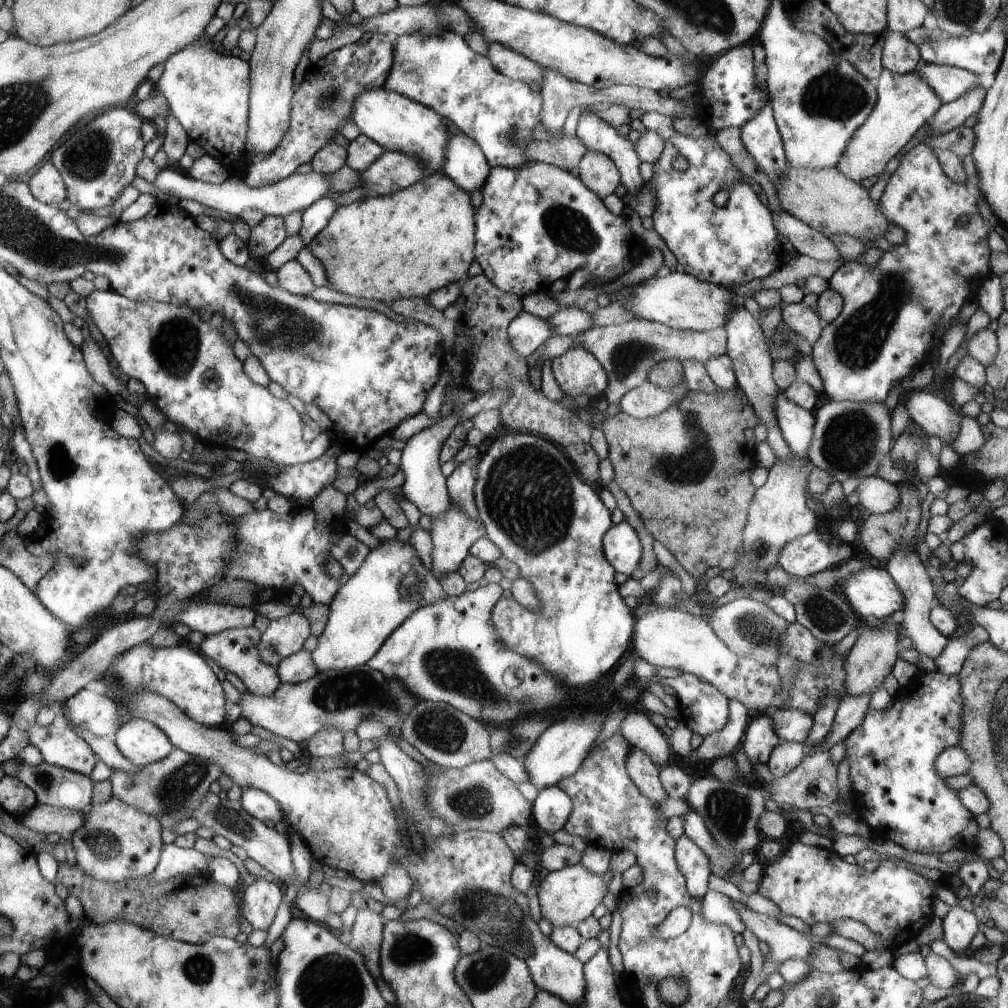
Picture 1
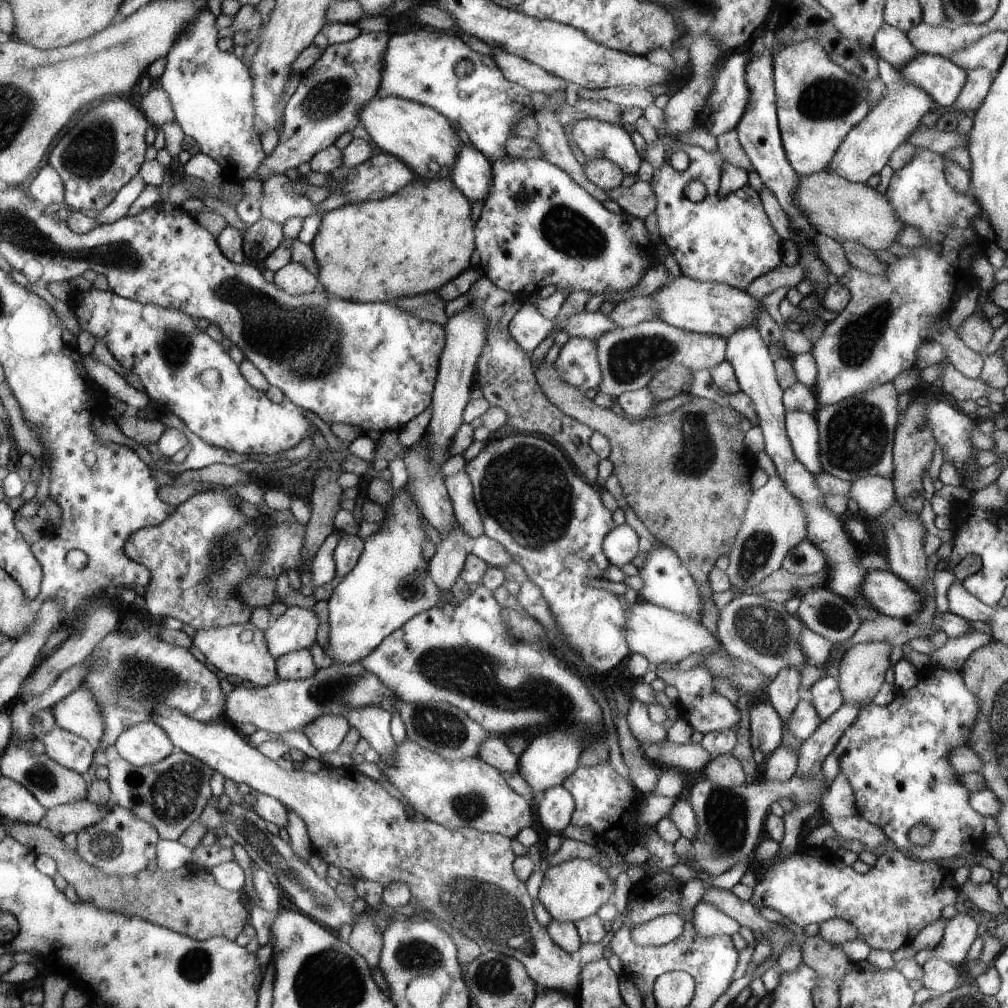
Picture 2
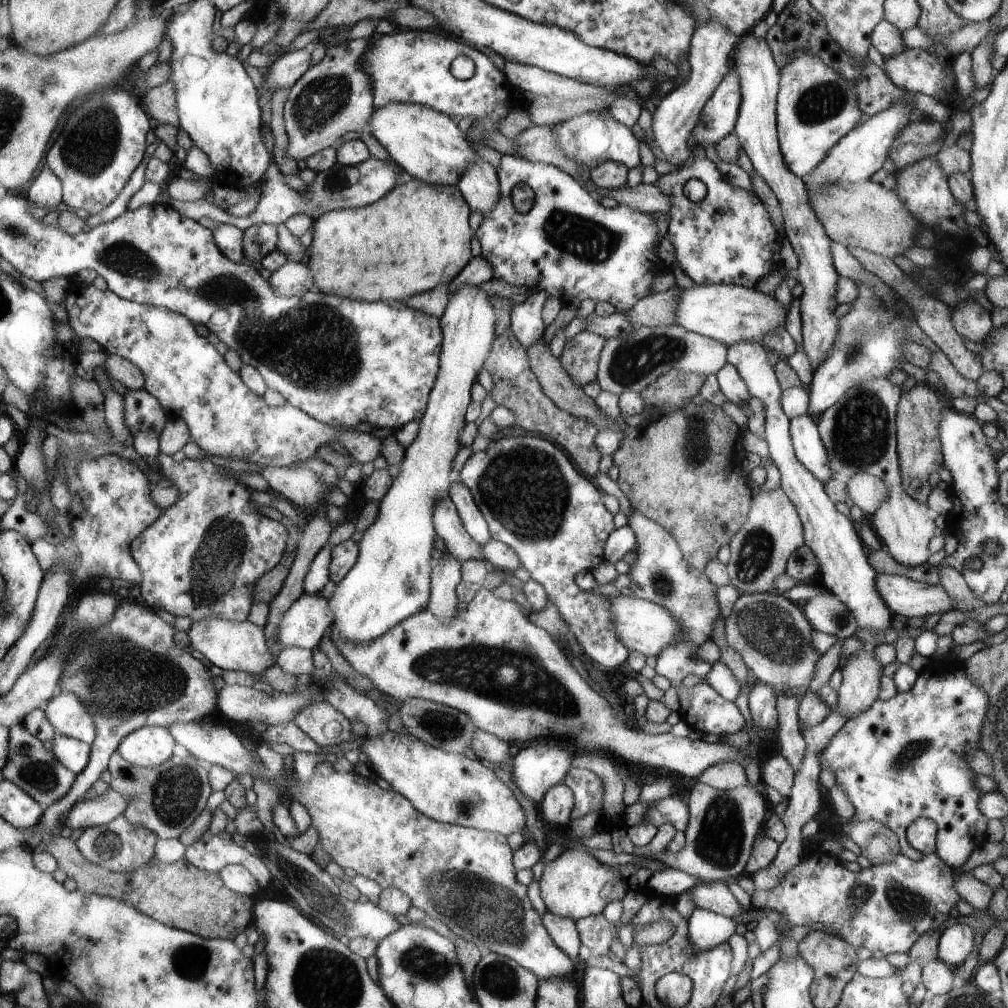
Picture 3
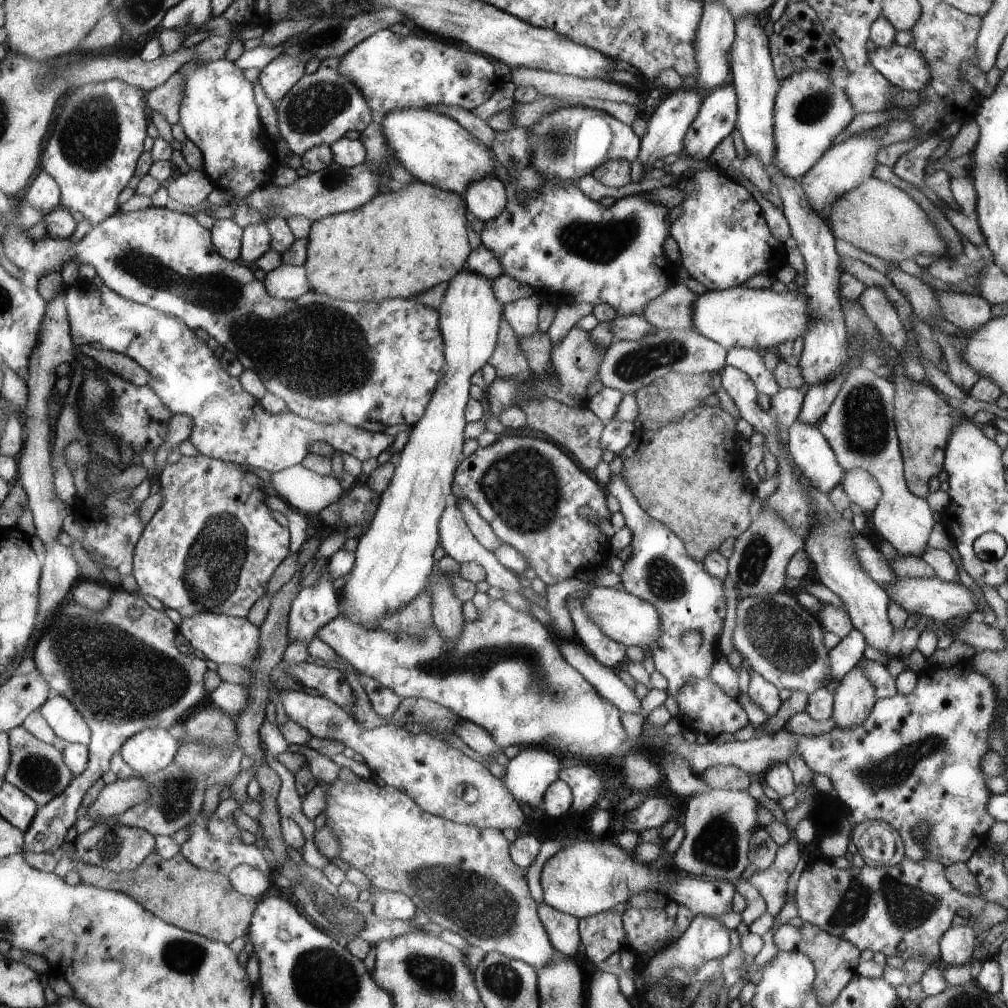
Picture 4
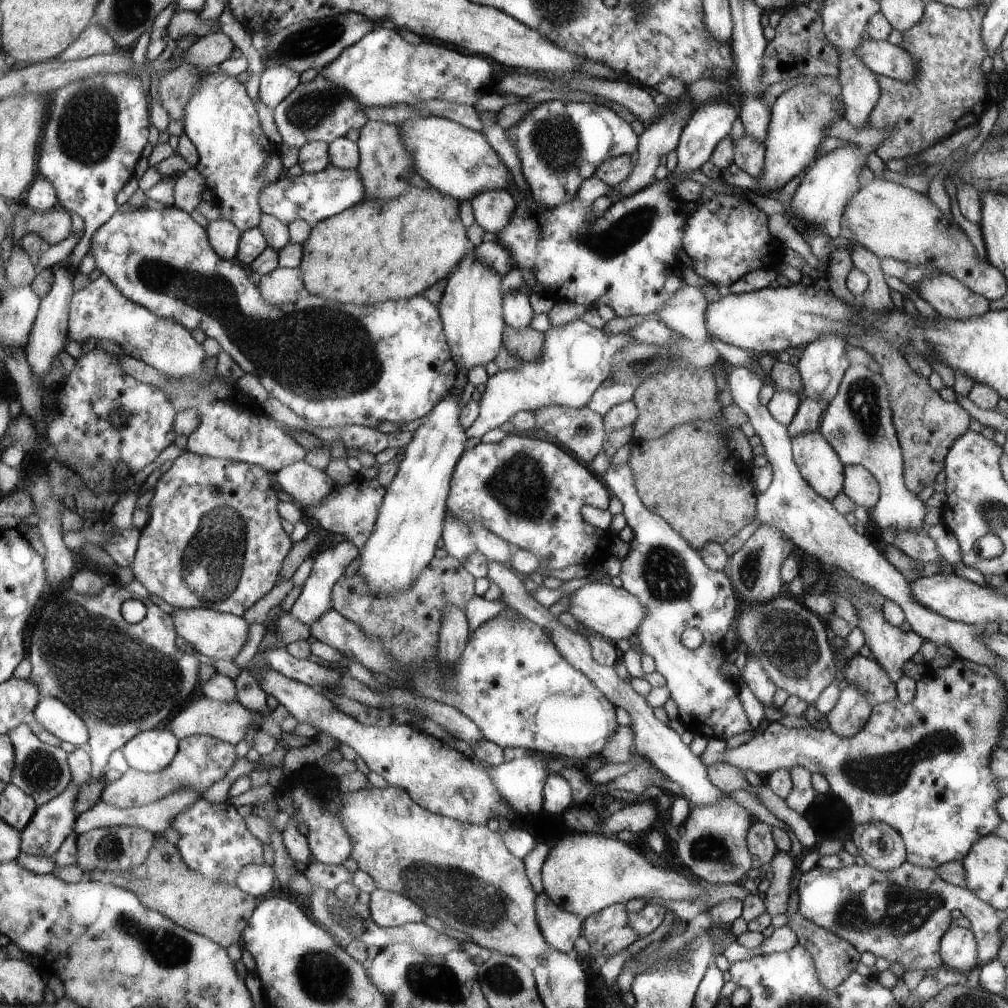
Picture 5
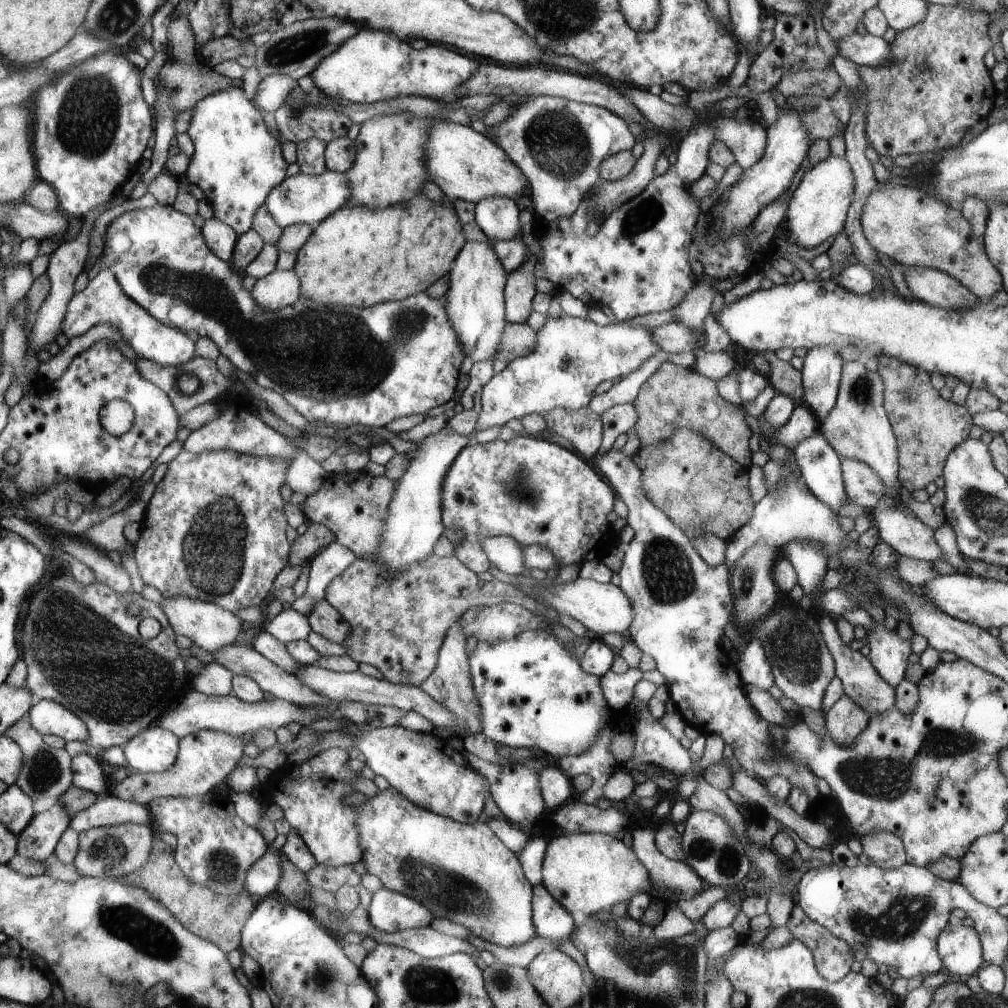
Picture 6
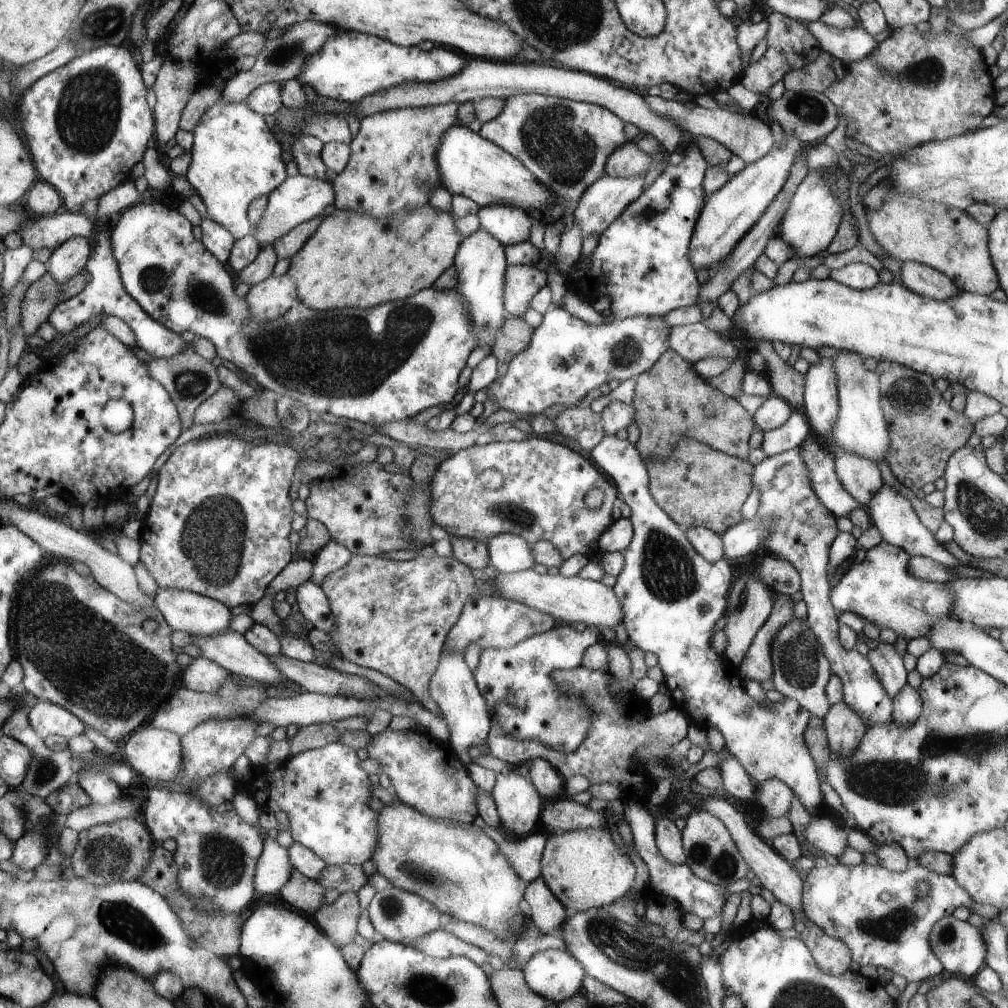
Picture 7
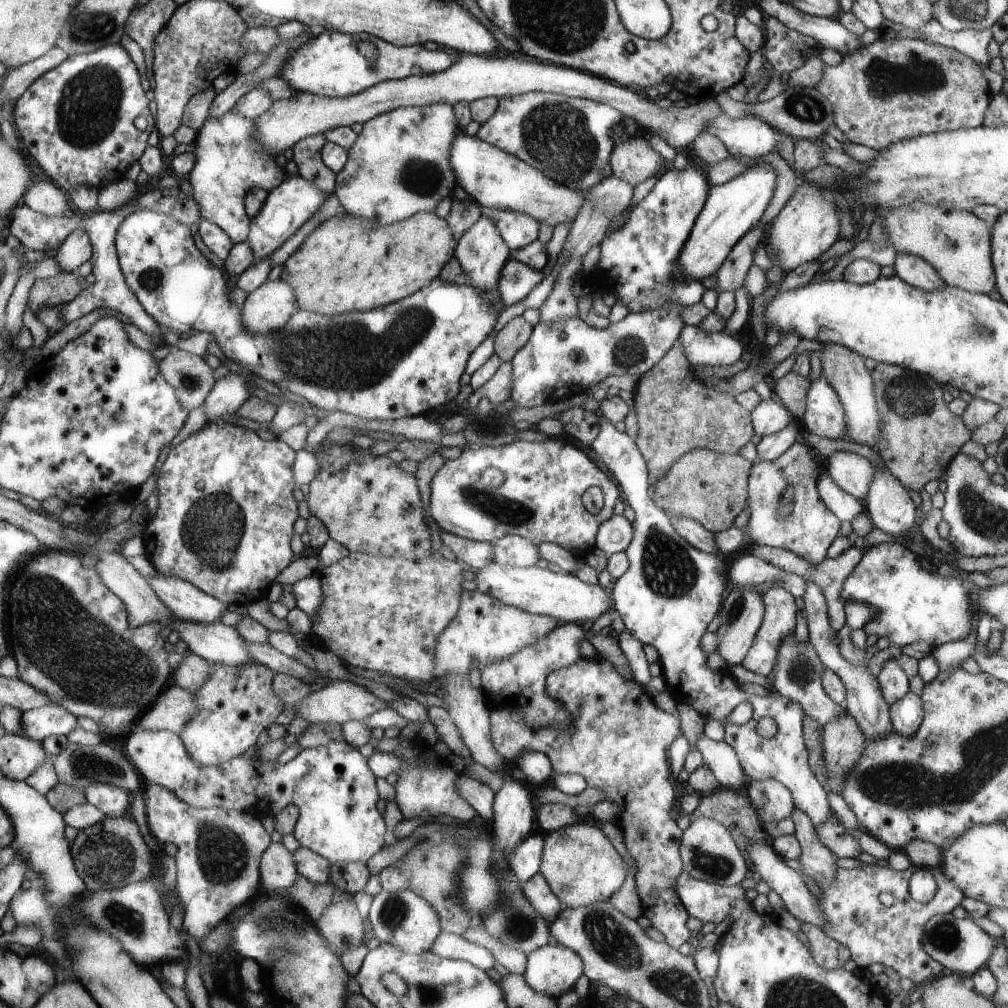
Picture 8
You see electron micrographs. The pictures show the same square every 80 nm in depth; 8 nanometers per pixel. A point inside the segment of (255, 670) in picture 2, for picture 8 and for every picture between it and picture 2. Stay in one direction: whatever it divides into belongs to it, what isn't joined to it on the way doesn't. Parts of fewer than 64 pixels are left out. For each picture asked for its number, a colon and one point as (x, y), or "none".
3: (231, 645)
4: (221, 638)
5: (215, 634)
6: (212, 627)
7: (196, 615)
8: (188, 604)

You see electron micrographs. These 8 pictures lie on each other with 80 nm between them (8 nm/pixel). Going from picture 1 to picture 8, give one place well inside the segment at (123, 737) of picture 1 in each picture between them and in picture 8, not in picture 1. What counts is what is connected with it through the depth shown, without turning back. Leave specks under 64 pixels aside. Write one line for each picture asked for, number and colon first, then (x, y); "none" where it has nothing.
2: (146, 743)
3: (148, 747)
4: (150, 750)
5: (152, 750)
6: (155, 749)
7: (151, 752)
8: (334, 792)

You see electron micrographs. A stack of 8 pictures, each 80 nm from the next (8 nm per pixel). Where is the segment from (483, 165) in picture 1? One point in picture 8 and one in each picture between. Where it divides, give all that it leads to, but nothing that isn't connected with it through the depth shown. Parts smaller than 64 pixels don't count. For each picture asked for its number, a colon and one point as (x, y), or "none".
2: (473, 172)
3: (480, 185)
4: (487, 199)
5: (493, 209)
6: (499, 218)
7: (510, 225)
8: (517, 229)

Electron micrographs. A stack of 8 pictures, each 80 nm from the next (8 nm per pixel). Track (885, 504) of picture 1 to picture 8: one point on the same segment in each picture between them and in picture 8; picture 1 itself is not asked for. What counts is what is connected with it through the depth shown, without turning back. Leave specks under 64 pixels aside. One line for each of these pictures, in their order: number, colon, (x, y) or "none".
2: (874, 494)
3: (865, 490)
4: (862, 488)
5: (859, 484)
6: (864, 486)
7: (862, 479)
8: (853, 473)

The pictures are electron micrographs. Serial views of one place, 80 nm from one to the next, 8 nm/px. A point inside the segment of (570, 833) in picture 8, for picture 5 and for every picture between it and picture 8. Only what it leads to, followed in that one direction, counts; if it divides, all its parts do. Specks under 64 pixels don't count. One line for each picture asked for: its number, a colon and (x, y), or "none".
5: (583, 873)
6: (585, 872)
7: (582, 868)

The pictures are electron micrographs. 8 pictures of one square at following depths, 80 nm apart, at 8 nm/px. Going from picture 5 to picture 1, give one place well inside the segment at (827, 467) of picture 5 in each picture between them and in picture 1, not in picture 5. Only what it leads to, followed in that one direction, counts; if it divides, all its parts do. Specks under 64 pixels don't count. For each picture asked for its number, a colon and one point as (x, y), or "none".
1: (796, 423)
2: (802, 429)
3: (810, 450)
4: (810, 452)

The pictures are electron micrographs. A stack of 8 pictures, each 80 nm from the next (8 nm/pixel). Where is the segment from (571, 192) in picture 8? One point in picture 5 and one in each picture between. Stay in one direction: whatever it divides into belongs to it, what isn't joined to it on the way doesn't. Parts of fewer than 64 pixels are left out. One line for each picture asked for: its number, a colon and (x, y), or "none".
5: (457, 161)
6: (464, 163)
7: (471, 166)

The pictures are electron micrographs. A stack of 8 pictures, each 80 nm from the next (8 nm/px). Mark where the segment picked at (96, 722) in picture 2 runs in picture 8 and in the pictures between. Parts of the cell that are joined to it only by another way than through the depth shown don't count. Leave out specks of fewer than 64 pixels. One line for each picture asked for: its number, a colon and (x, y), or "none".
3: (69, 716)
4: (66, 721)
5: (60, 720)
6: (48, 717)
7: (47, 719)
8: (40, 723)

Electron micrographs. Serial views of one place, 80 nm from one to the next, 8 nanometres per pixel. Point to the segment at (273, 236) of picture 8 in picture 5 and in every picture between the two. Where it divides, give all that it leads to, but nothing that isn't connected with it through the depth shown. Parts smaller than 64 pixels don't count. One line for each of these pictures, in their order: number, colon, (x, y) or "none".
5: (310, 197)
6: (302, 198)
7: (299, 199)

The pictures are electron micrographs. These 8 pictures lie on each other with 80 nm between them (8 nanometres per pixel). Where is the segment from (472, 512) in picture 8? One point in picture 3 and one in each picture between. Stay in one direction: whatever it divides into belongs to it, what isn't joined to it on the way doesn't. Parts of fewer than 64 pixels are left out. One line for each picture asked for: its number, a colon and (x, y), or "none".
3: (533, 499)
4: (529, 491)
5: (530, 493)
6: (530, 489)
7: (541, 498)

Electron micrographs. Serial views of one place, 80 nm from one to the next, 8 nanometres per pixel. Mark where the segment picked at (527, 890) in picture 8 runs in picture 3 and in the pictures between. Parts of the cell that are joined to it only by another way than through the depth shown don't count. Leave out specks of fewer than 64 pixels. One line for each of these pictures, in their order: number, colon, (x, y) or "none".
3: (564, 931)
4: (563, 930)
5: (560, 928)
6: (551, 920)
7: (548, 915)

